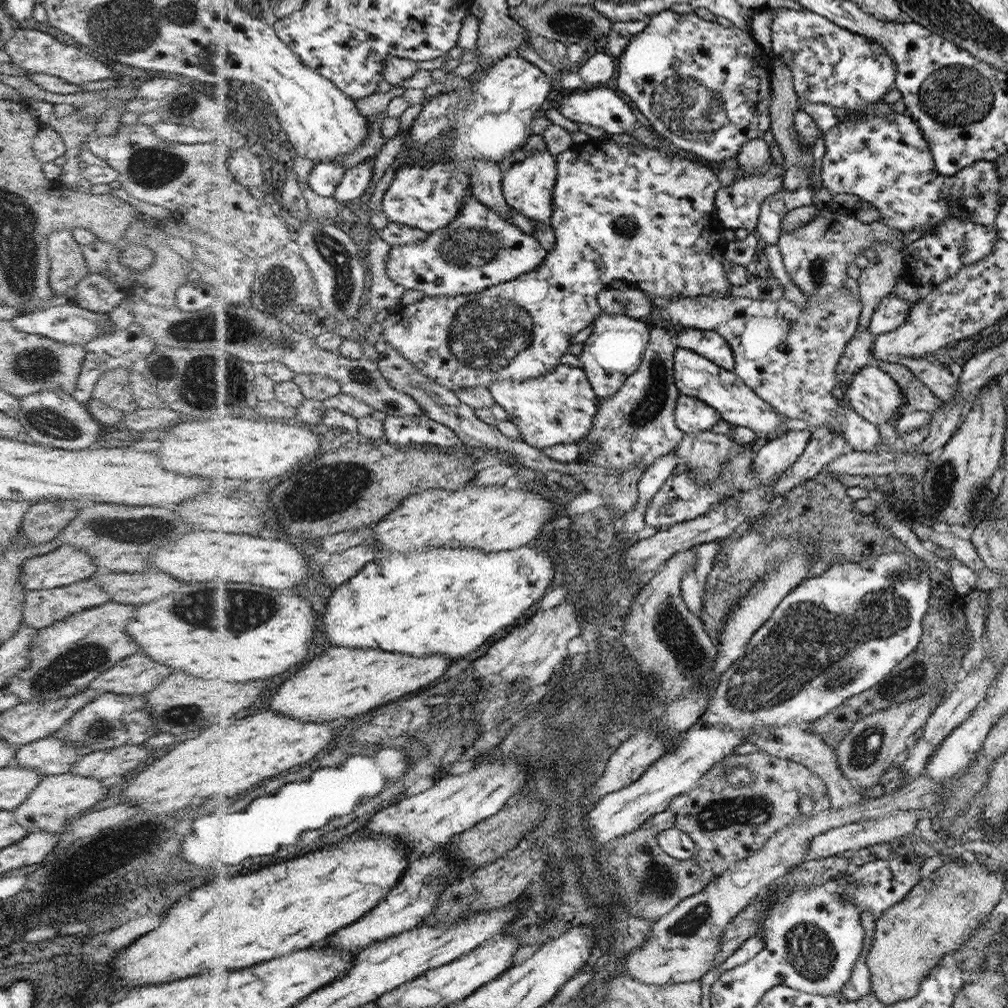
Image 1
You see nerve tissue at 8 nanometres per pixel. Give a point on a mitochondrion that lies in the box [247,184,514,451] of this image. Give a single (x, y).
(471, 247)

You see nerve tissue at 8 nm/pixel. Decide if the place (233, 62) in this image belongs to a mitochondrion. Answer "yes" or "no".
no

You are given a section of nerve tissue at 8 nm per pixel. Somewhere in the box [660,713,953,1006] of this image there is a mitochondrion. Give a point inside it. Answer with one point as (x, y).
(809, 951)

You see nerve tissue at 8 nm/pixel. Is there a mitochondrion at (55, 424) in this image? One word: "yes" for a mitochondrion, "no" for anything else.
yes

